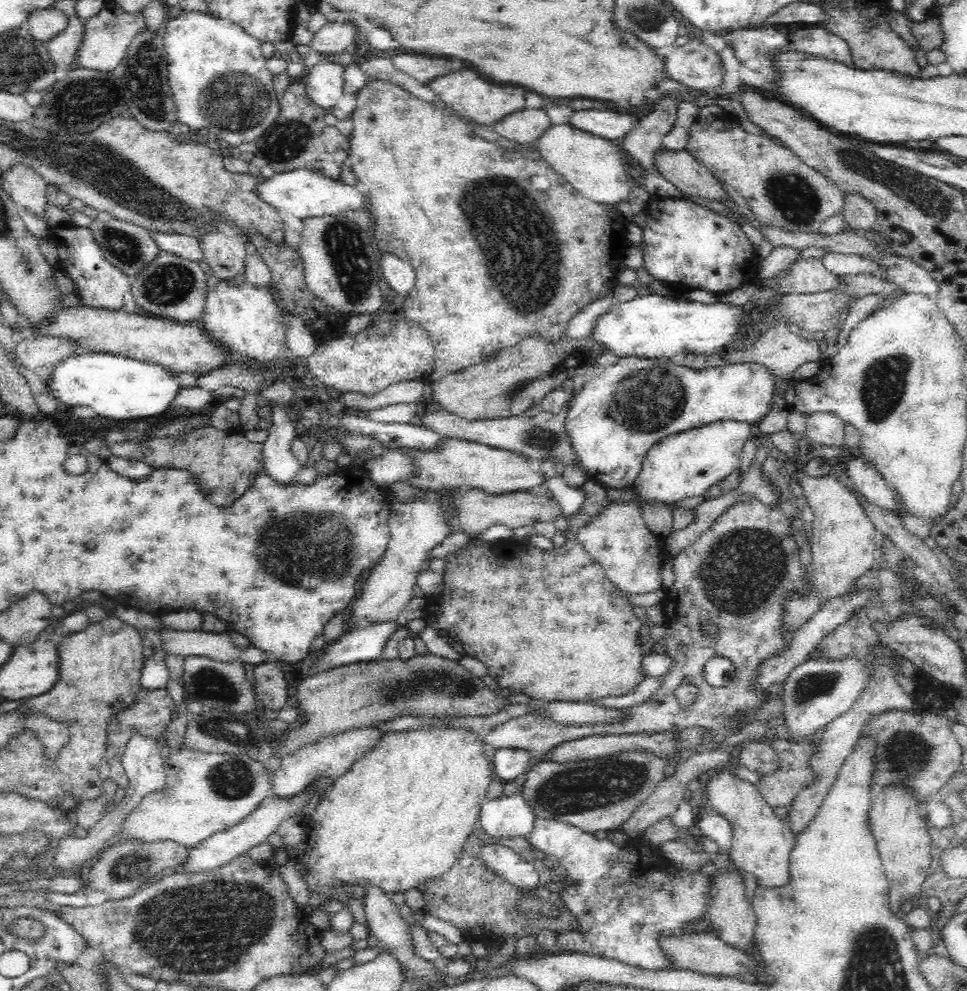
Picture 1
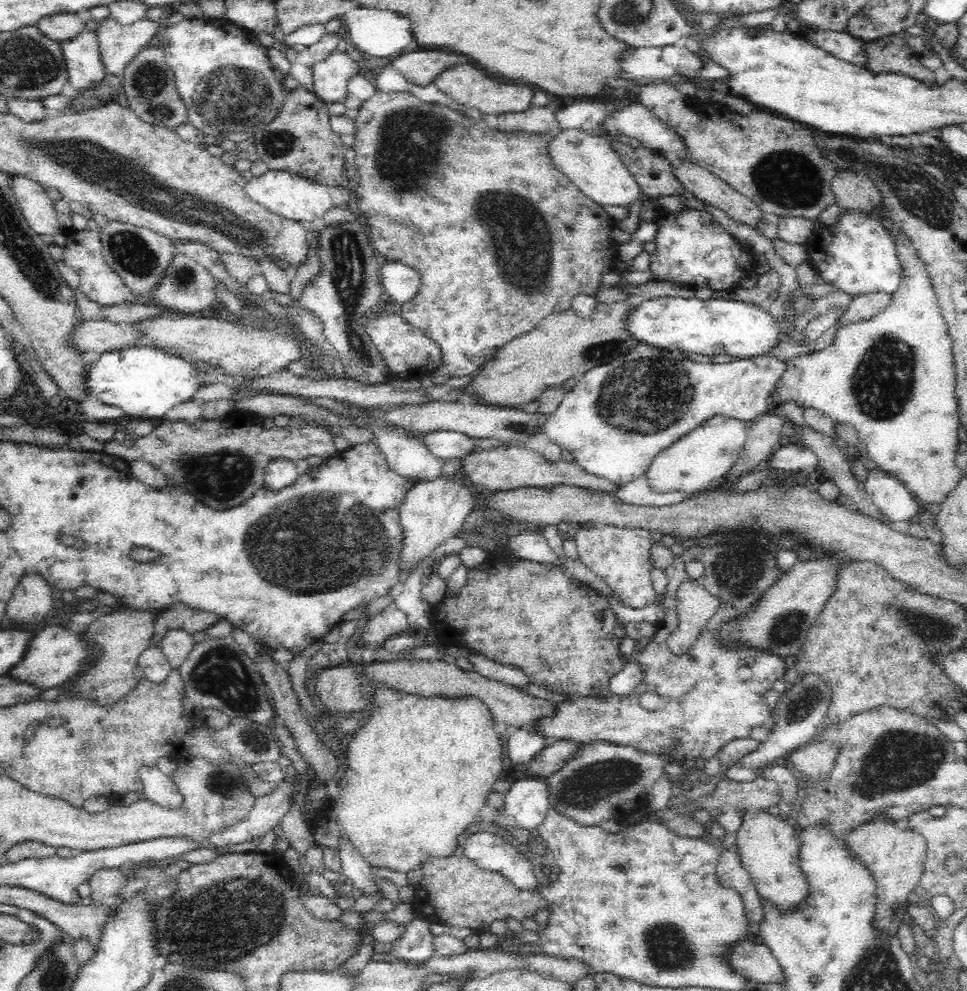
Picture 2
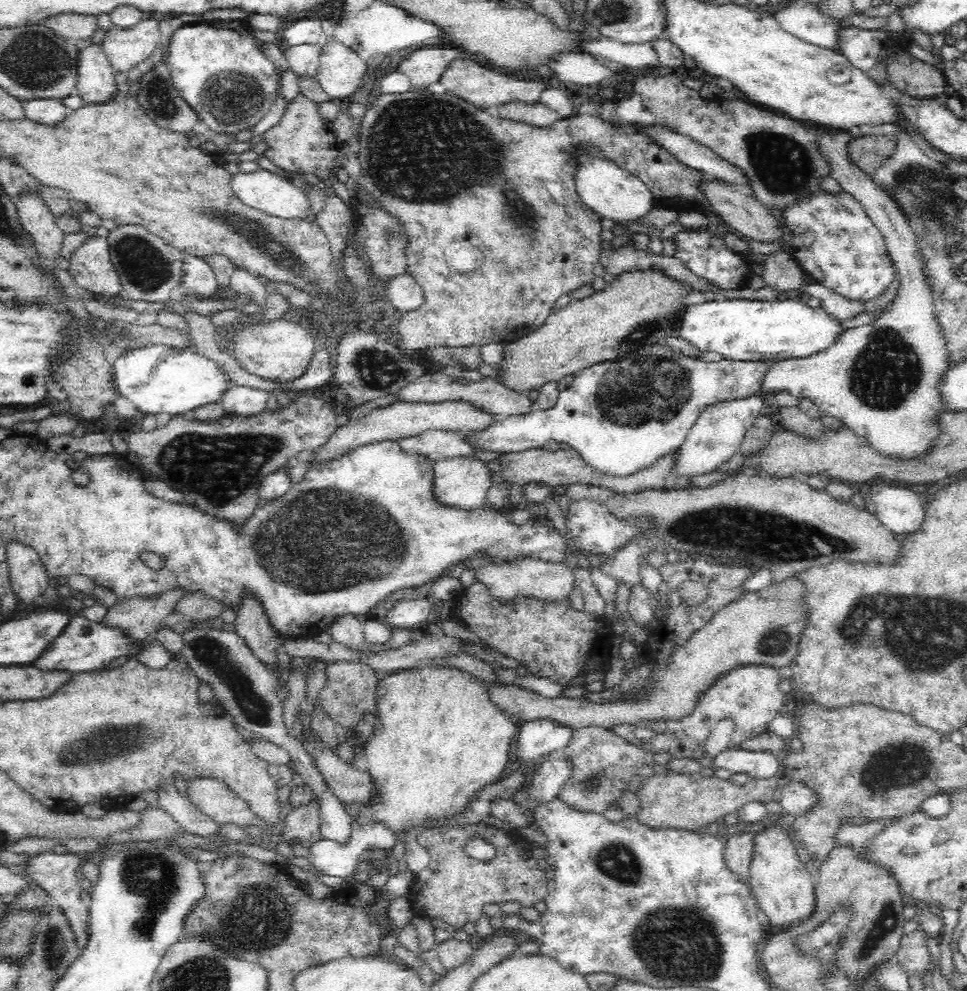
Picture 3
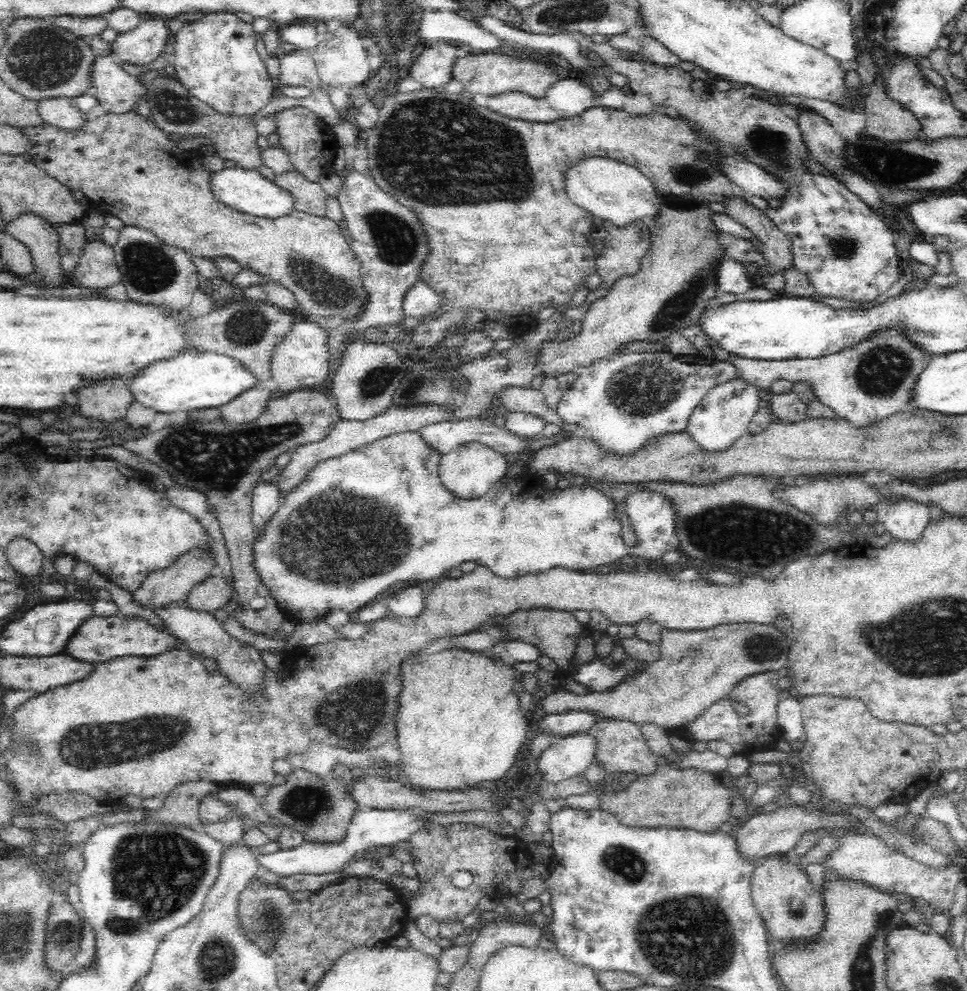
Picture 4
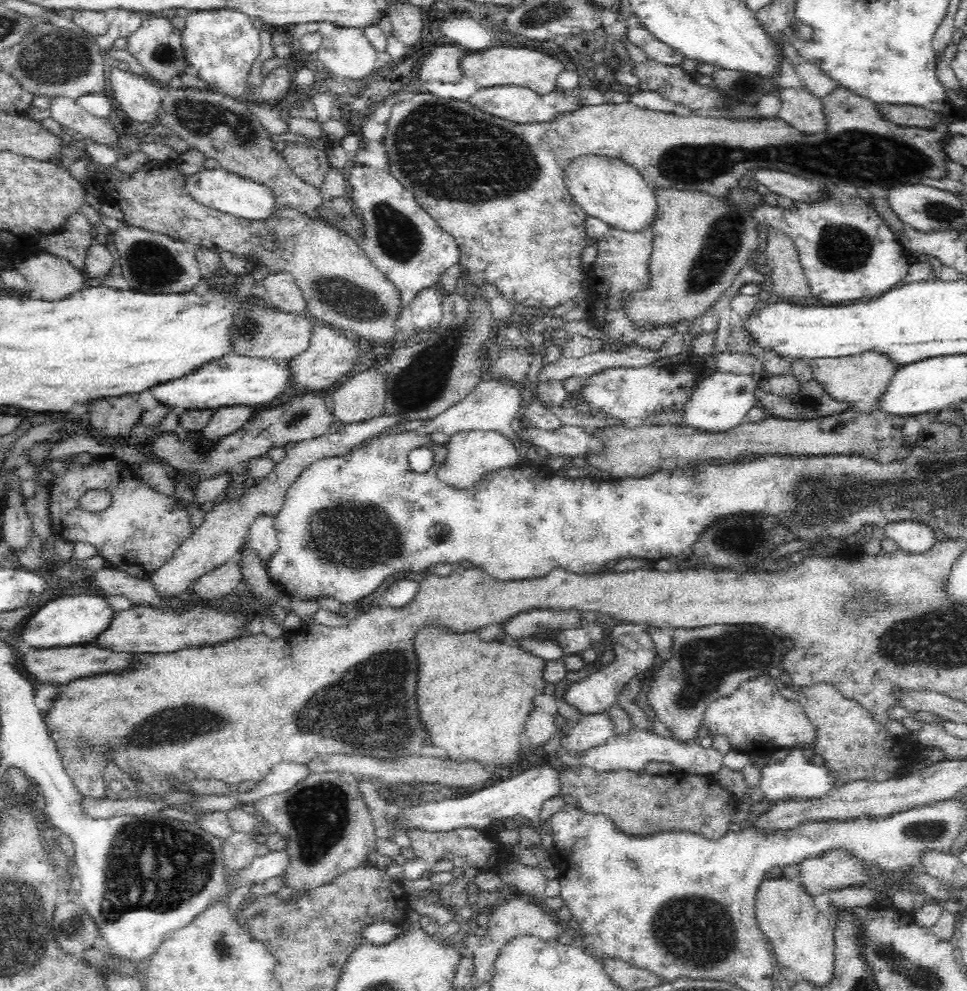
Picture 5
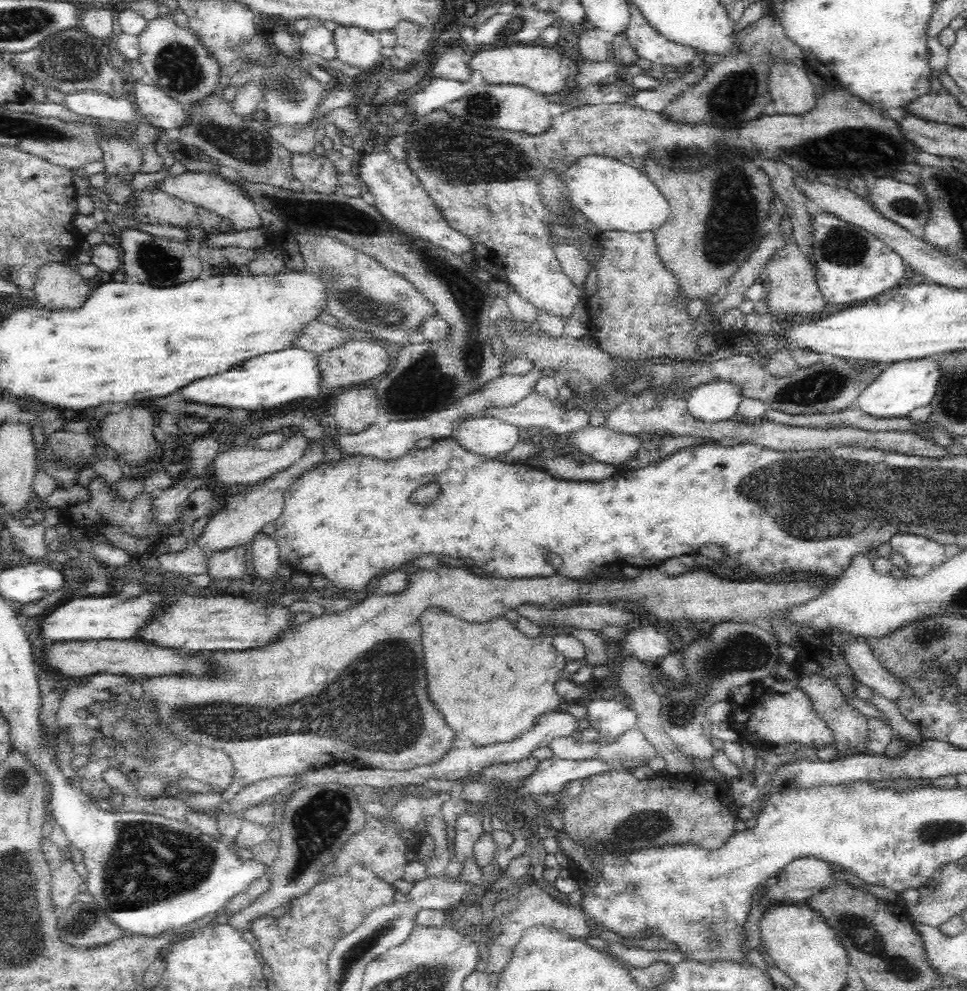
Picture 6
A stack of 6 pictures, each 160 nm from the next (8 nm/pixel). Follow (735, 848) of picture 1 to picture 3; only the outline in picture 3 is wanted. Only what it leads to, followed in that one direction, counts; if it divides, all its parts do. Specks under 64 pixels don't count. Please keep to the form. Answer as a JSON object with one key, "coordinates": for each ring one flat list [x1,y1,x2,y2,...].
{"coordinates":[[779,824,754,833,756,844,748,882,763,922,769,932,787,930,800,925,810,918,816,909,812,875,800,861,789,834]]}

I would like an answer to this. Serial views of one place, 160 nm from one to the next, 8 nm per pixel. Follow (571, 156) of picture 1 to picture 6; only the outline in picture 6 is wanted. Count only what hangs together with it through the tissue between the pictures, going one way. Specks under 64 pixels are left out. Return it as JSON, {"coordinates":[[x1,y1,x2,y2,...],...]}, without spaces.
{"coordinates":[[598,154,581,156,565,170,564,180,574,204,596,224,600,232,653,232,667,221,670,214,669,200,662,195,658,185,642,169,628,166,614,157]]}

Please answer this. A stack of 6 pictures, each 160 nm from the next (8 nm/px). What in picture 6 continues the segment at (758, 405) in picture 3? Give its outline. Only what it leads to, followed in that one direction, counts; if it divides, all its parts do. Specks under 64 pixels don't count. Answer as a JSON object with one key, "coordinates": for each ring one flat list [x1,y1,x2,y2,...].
{"coordinates":[[717,381,697,387,687,397,689,412,702,422,737,419,740,389,734,384]]}

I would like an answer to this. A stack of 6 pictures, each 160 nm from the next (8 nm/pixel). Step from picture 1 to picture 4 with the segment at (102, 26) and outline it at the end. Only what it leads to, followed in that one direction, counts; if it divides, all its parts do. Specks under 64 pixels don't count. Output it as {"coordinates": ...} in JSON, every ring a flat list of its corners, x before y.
{"coordinates":[[157,17,140,21,134,30,119,34,111,45,112,56,121,64,142,66,154,62,174,44,175,35,164,20,167,19]]}

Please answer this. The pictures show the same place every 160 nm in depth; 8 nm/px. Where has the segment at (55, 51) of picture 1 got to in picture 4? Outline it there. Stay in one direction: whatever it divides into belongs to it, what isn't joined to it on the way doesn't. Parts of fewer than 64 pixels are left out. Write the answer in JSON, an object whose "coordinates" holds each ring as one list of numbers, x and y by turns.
{"coordinates":[[111,54,94,61,92,92,108,114,126,114,135,111,136,104,146,98,148,87,139,77,125,72]]}

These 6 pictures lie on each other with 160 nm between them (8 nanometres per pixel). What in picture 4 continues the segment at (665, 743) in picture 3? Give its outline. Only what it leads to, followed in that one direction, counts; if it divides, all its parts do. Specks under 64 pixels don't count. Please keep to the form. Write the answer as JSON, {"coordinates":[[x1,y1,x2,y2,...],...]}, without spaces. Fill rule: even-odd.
{"coordinates":[[769,671,766,673,748,676,734,686,732,694,724,700,718,700,711,704,694,722,688,723,684,729,672,730,672,736,679,736,692,743,712,740,725,740,736,755,747,756,754,752,772,751,776,741,781,739,780,725,778,725,778,699,783,693,778,687,778,673],[734,702,742,702,748,708,748,714,739,714,734,709]]}

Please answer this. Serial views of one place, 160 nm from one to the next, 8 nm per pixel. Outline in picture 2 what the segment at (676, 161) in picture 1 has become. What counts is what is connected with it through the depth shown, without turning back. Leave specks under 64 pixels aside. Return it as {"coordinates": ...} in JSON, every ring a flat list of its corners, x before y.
{"coordinates":[[682,160,674,168,674,175,696,199,710,204,730,215,734,222,758,228,765,213,753,200,723,182,718,175,692,161]]}

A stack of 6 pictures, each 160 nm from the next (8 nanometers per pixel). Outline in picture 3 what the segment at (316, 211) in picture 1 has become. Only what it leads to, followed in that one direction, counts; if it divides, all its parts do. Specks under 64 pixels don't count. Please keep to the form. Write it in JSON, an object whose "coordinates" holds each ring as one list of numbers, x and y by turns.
{"coordinates":[[261,168,251,173,240,171,238,174,231,175,229,187,244,206,249,206,258,212,284,220,306,219,309,216,309,202,304,193,293,181,283,178,278,173]]}

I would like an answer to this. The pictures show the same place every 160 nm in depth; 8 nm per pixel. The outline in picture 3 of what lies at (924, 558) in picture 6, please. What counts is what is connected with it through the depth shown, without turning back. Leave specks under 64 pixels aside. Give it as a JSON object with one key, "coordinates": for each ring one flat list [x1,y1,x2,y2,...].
{"coordinates":[[875,481,869,492,876,508,875,516,888,532,912,534,922,527,926,508,916,489]]}

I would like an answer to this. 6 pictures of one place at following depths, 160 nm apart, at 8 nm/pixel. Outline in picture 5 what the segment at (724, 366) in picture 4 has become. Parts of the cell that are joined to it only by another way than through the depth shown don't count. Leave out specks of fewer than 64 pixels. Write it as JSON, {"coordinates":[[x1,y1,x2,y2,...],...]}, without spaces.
{"coordinates":[[677,363,671,366,654,367,650,364,642,368,610,368,597,376,585,378,584,388,578,397,585,400,594,412,602,412,623,420,623,425,644,424,644,420,658,408,676,406,683,410,684,402,694,390,699,365]]}

